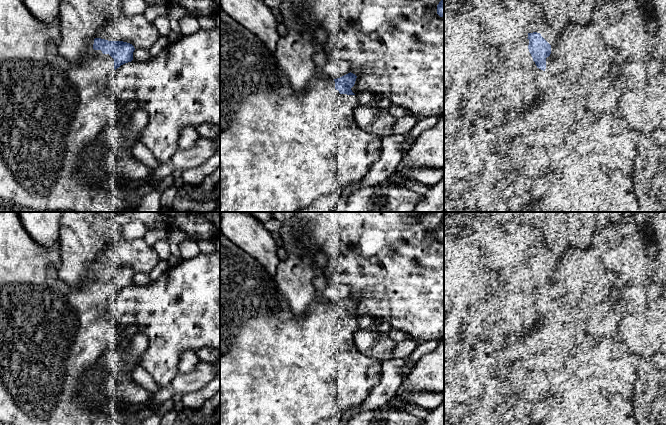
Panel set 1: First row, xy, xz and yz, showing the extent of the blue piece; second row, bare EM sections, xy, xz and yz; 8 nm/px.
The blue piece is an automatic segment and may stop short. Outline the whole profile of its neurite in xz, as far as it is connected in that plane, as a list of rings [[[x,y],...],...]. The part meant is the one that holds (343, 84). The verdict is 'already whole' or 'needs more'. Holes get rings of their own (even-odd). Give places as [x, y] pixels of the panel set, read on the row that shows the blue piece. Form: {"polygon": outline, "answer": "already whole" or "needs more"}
{"polygon": [[[220,6],[220,212],[297,212],[322,196],[329,196],[353,182],[361,181],[380,158],[382,137],[365,132],[355,123],[354,109],[359,104],[351,88],[356,78],[351,72],[337,79],[315,77],[302,91],[294,91],[279,68],[274,53]]], "answer": "needs more"}

